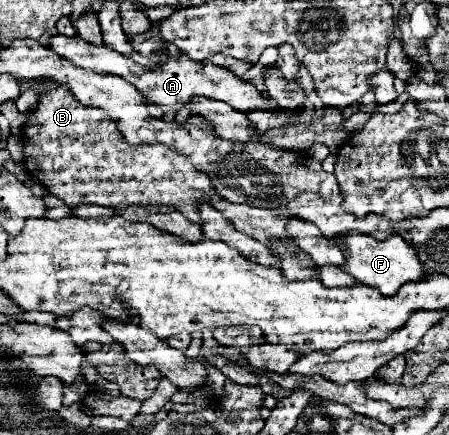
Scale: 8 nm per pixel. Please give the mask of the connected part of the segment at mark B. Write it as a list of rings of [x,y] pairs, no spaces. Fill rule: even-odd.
[[[50,87],[40,91],[38,95],[40,103],[38,109],[32,111],[28,117],[22,133],[22,145],[26,155],[26,169],[40,185],[46,187],[46,191],[62,199],[70,209],[80,203],[94,203],[104,207],[172,205],[174,209],[180,209],[180,213],[190,221],[200,223],[196,205],[202,203],[202,193],[214,193],[214,189],[210,185],[210,179],[200,169],[196,169],[186,155],[170,149],[168,145],[128,145],[124,137],[120,137],[120,131],[116,129],[116,123],[112,119],[100,119],[98,109],[80,105],[64,87]],[[34,115],[36,121],[42,123],[40,141],[34,139]]]

